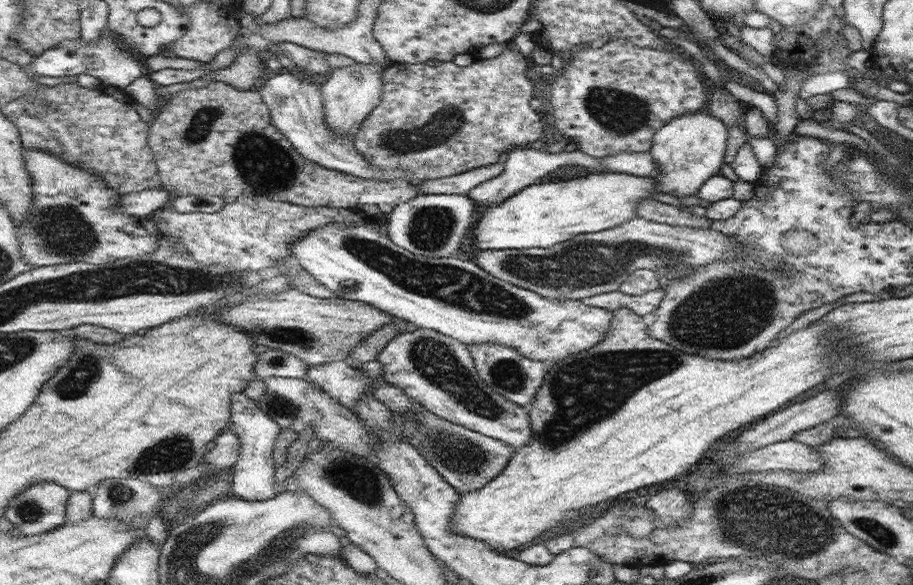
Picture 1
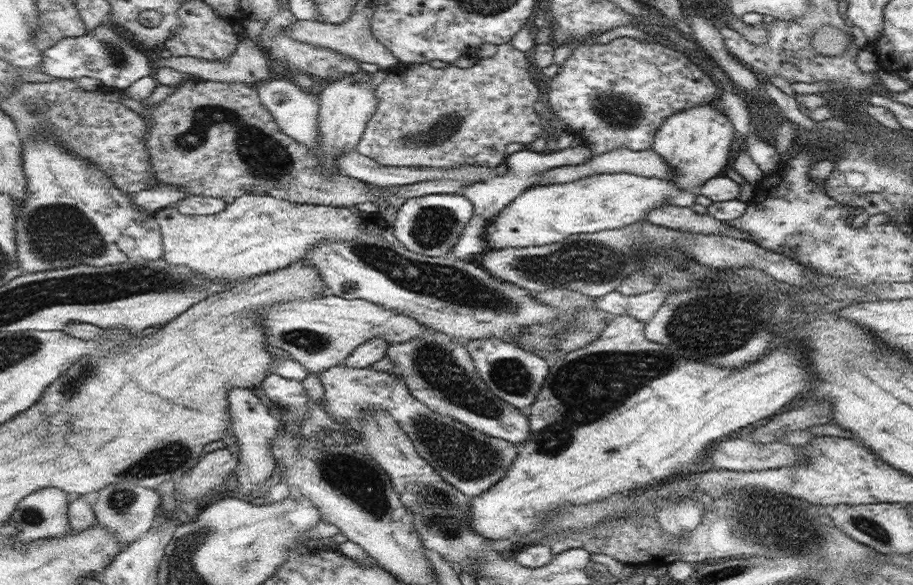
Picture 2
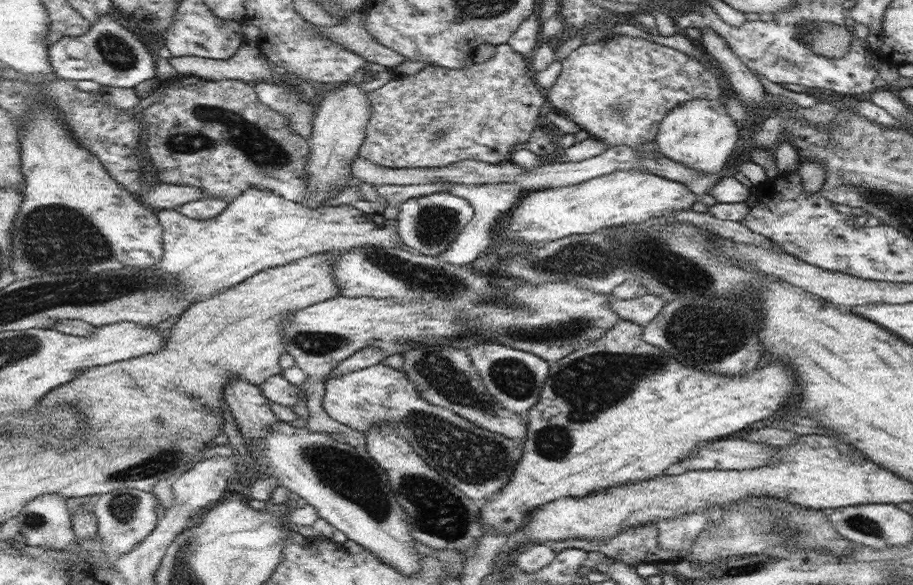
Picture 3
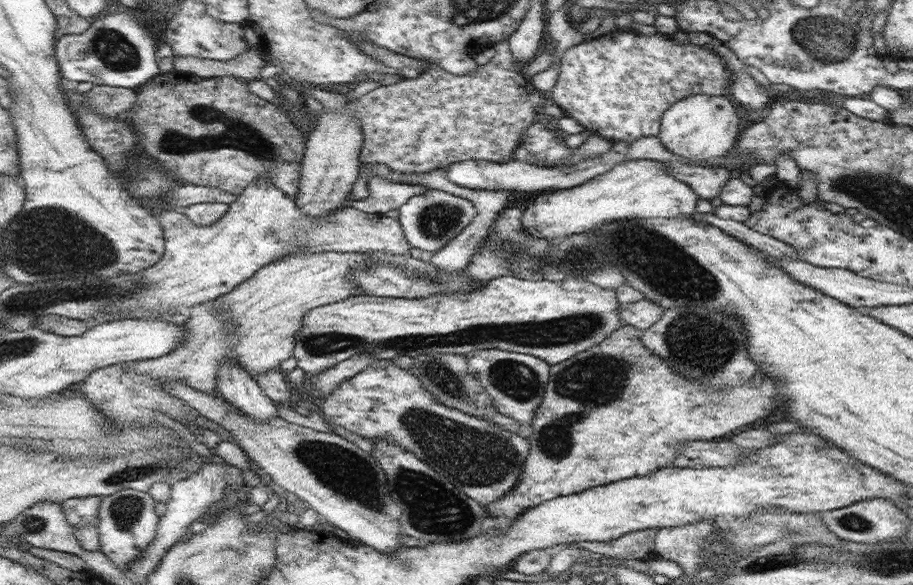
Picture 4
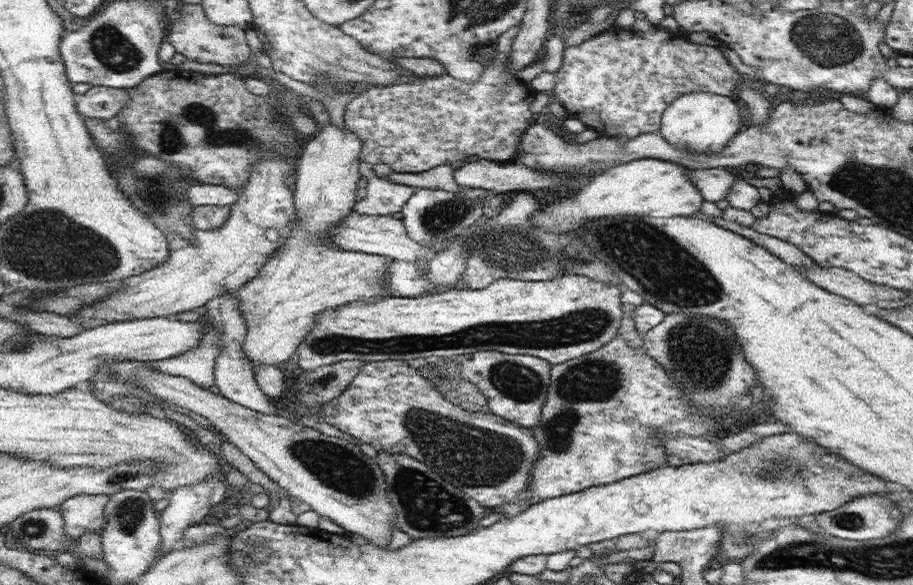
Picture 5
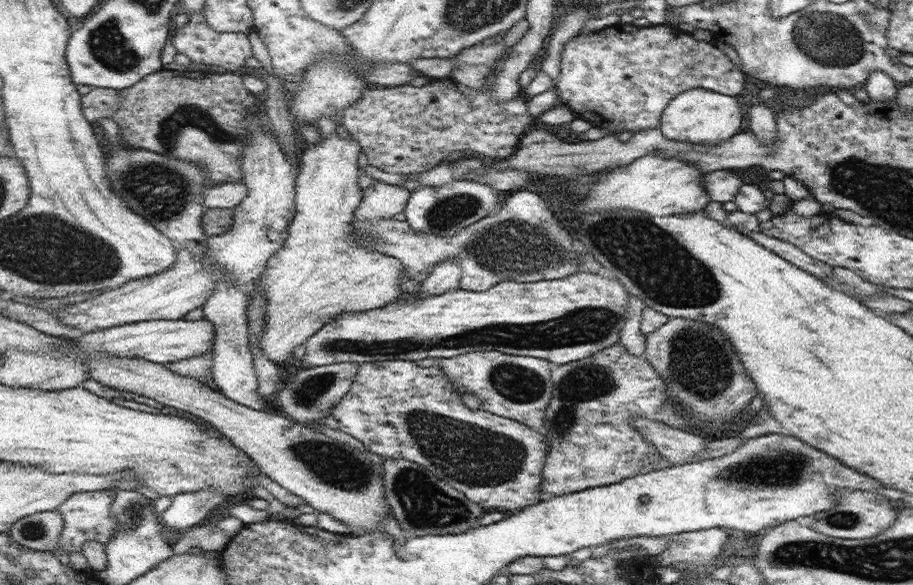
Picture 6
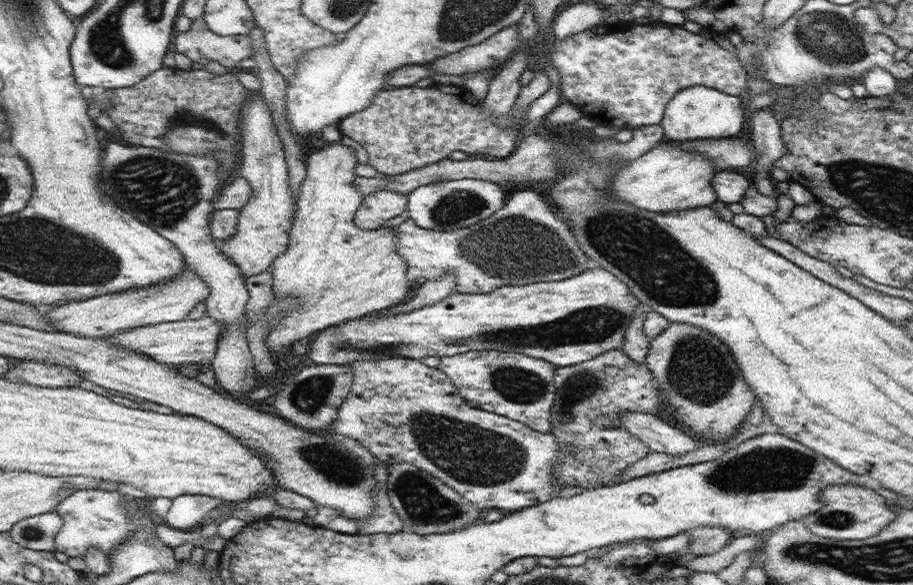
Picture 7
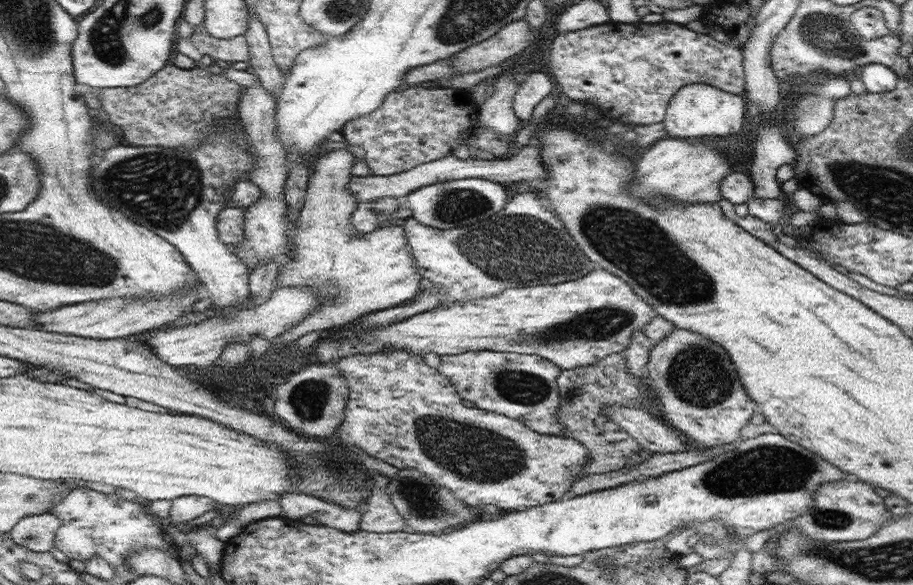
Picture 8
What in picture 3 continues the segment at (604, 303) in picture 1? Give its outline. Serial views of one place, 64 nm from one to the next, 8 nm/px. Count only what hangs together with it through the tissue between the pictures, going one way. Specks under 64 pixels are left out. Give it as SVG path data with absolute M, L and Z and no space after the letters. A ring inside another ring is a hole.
M613 293L609 295L609 301L614 314L626 321L640 326L648 326L656 318L658 312L663 310L665 301L657 294L648 294L630 300L622 300Z

